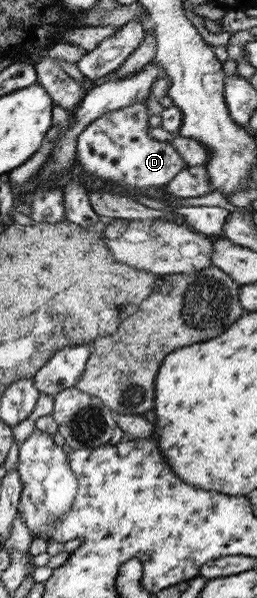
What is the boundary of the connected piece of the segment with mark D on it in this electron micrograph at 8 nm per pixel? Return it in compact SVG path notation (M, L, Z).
M145 101L105 112L82 130L77 138L77 156L84 176L88 174L112 180L114 186L124 186L127 194L132 195L133 188L164 187L186 168L185 160L177 153L175 146L169 141L152 139L148 134L148 119L151 116Z

